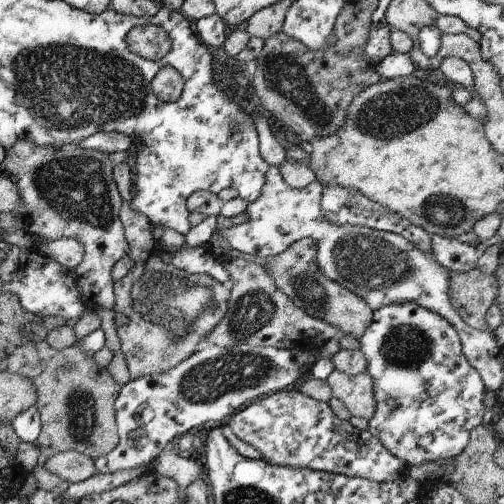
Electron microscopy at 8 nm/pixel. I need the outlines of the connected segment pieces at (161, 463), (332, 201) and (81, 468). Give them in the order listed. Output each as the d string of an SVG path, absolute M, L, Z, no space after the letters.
M170 445L156 457L154 470L162 476L173 477L182 487L196 482L202 475L202 470L195 461L182 458Z
M337 184L324 185L322 186L320 206L322 206L322 212L328 218L328 222L332 222L336 226L352 224L352 226L368 226L368 228L400 234L400 236L403 236L407 241L414 244L418 250L422 250L426 256L430 256L432 260L435 260L434 254L432 254L432 240L429 232L412 224L407 218L396 214L396 212L388 210L386 206L380 206L378 202L372 202L360 190L342 188L342 186L338 186Z
M78 451L61 452L49 460L50 472L58 472L72 483L79 483L96 474L92 458Z

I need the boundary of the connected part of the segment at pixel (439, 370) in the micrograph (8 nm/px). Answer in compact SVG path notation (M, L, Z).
M390 303L373 311L373 323L359 342L368 360L377 400L377 414L369 420L369 433L377 436L384 448L406 466L458 456L468 446L470 433L481 424L488 409L484 404L487 388L462 354L458 333L450 322L416 303Z

